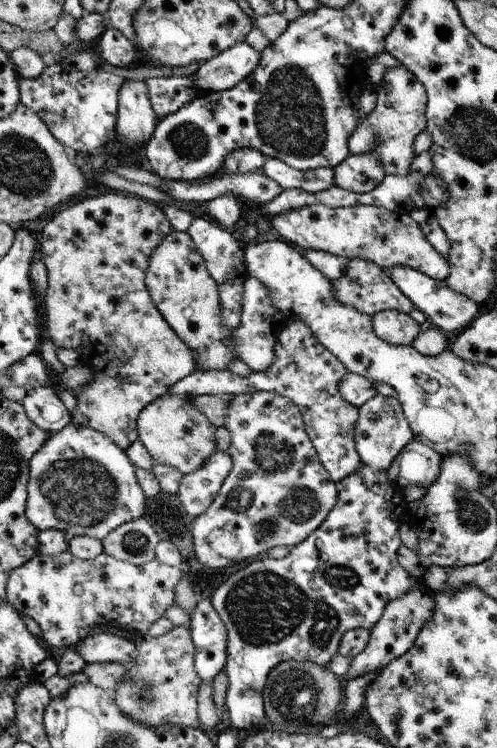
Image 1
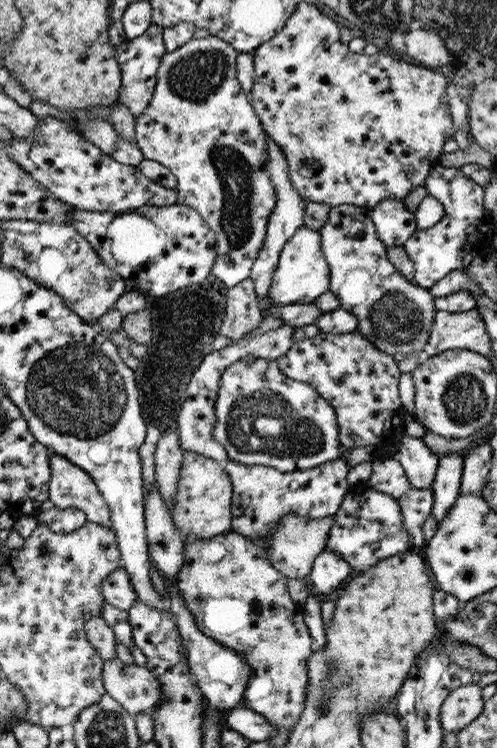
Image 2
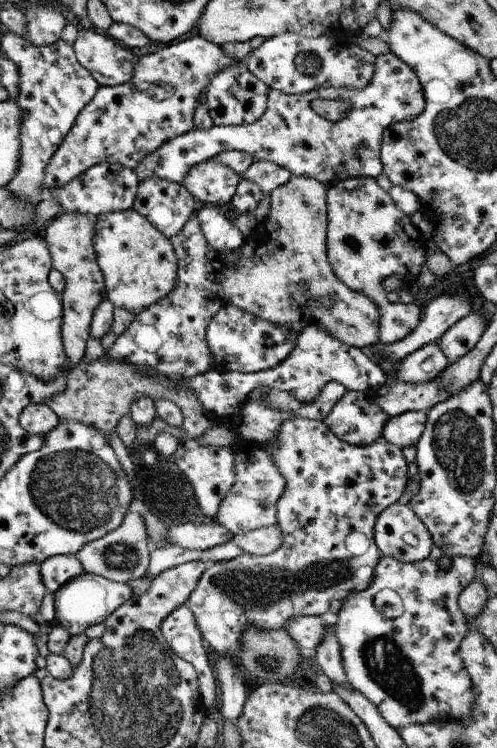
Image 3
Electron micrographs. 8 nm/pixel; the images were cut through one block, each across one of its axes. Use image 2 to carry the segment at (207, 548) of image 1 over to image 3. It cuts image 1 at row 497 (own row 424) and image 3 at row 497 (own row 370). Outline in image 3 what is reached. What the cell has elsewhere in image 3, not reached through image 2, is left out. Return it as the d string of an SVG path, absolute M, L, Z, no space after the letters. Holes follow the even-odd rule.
M233 436L235 444L229 448L233 450L235 456L235 484L223 498L217 516L213 518L217 524L225 526L231 534L241 534L241 532L251 532L267 526L277 524L277 502L283 496L287 488L287 480L283 478L283 472L275 466L273 456L269 454L267 448L257 446L255 442L247 442L241 436Z

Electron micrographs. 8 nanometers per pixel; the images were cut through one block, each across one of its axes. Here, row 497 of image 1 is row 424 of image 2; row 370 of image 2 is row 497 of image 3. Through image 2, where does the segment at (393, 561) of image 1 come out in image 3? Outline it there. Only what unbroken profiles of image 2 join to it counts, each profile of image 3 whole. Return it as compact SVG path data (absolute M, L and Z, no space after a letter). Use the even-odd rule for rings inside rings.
M293 418L293 420L287 420L279 426L279 432L277 436L273 438L275 442L271 446L263 444L263 448L269 450L269 454L273 456L275 460L275 466L279 468L279 472L283 472L283 478L287 480L287 488L283 492L283 496L279 498L277 502L277 526L283 530L281 536L281 546L277 550L273 550L271 554L267 556L253 556L253 554L239 554L237 558L229 560L229 562L215 562L211 564L205 574L199 578L197 582L197 588L191 592L191 596L187 598L187 606L191 608L191 612L195 614L197 622L199 622L199 630L203 630L203 640L207 642L209 650L215 652L215 656L219 658L233 658L233 662L239 662L237 660L237 654L243 650L243 634L249 630L249 628L257 628L257 630L283 630L287 626L287 622L291 622L291 618L307 618L307 616L315 616L319 618L319 614L325 614L325 612L333 612L337 614L341 608L343 608L343 602L347 602L349 594L355 594L355 592L363 592L367 586L371 586L371 582L375 580L377 576L377 564L381 560L381 552L375 544L375 522L379 518L379 514L397 504L397 498L403 494L405 490L405 482L409 482L407 478L407 462L403 458L403 450L389 444L385 438L379 438L377 442L373 442L371 446L351 446L343 440L339 440L323 422L313 422L313 420L303 420L303 418Z

